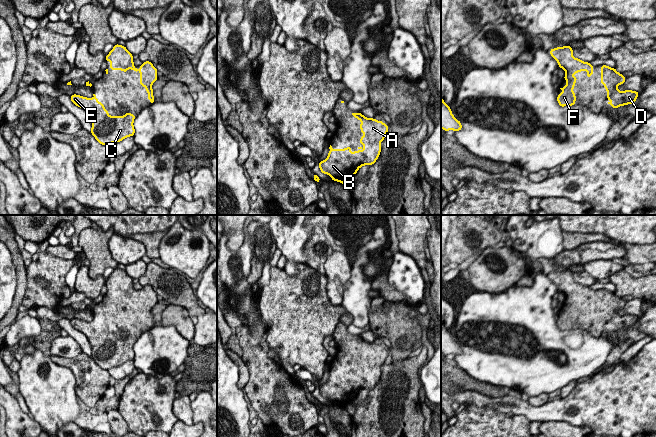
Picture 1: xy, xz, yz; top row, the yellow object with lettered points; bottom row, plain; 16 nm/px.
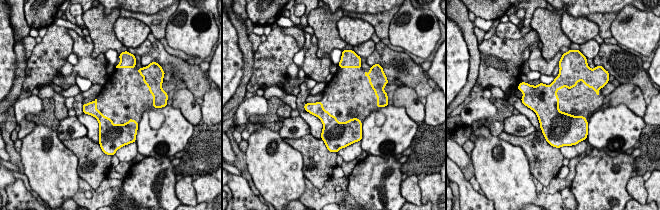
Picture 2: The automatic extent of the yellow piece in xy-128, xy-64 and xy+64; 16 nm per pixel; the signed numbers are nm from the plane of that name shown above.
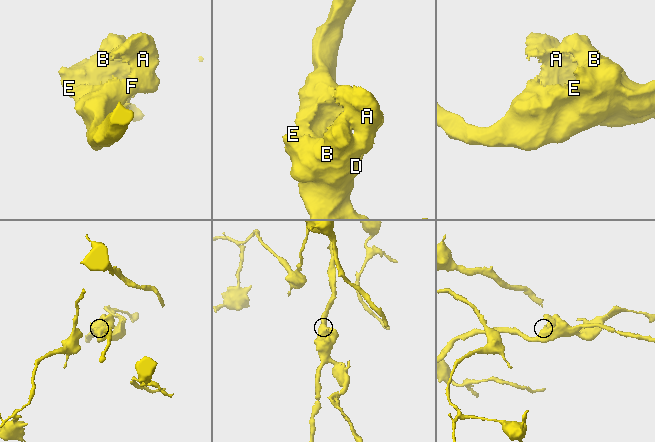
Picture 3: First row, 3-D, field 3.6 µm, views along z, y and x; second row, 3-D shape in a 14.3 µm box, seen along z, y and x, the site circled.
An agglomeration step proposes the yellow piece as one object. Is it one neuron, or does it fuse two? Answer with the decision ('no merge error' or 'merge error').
no merge error

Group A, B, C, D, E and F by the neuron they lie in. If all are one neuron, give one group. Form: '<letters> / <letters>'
A B C D E F

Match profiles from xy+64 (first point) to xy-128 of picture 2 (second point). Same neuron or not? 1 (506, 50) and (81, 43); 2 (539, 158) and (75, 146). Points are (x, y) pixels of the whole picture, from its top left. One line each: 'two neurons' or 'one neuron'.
1: two neurons
2: one neuron

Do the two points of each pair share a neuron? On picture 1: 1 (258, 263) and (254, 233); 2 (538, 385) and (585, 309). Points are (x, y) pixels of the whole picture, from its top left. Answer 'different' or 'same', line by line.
1: same
2: different

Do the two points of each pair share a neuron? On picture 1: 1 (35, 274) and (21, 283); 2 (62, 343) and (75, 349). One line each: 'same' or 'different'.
1: different
2: same

